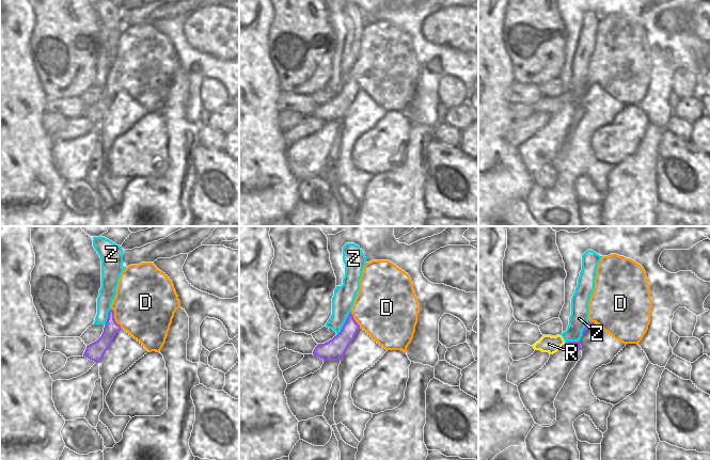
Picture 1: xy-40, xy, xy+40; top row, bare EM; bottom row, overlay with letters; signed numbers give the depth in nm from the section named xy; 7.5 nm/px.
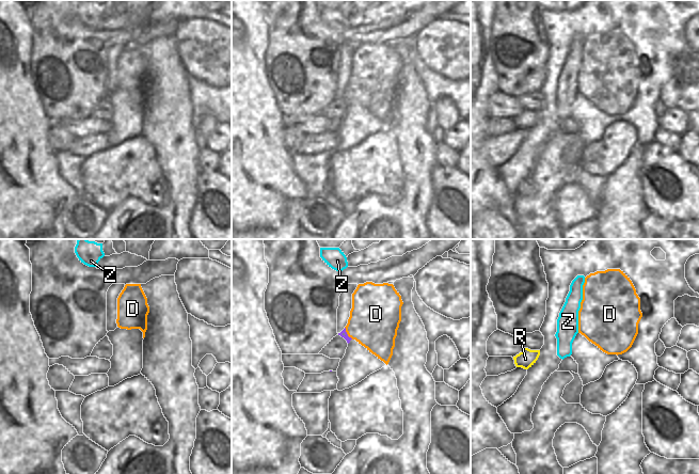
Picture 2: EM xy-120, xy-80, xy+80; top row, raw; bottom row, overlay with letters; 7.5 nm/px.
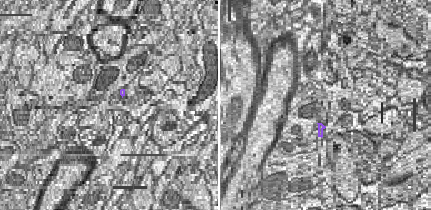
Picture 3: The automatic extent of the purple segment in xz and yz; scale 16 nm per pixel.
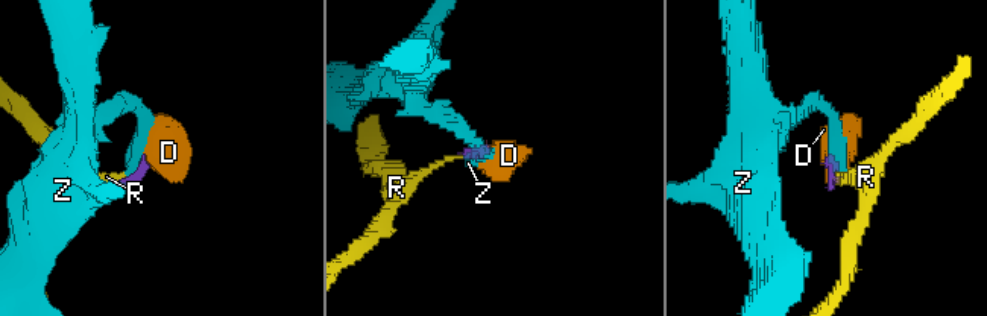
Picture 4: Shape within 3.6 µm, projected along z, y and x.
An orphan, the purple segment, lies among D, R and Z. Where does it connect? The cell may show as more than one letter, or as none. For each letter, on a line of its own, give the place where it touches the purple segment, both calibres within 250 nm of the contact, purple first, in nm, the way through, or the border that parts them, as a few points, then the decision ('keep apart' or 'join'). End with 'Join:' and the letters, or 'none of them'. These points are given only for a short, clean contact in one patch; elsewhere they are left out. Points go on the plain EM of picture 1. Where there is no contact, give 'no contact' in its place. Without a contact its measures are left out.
D: meets purple in xy-40 at (113, 79); 120 nm thick on the purple side, 460 nm on the other; runs through xy-40 (99, 108), (113, 85), (113, 79), (132, 69), (144, 67); join
R: meets purple in xy+40 at (563, 106); 60 nm thick on the purple side, 130 nm on the other; runs through xy+40 (576, 106), (563, 106), (549, 105); join
Z: meets purple in xy at (344, 84); 160 nm thick on the purple side, 160 nm on the other; border along xy (350, 72), (341, 92), (335, 97); keep apart
Join: D, R

